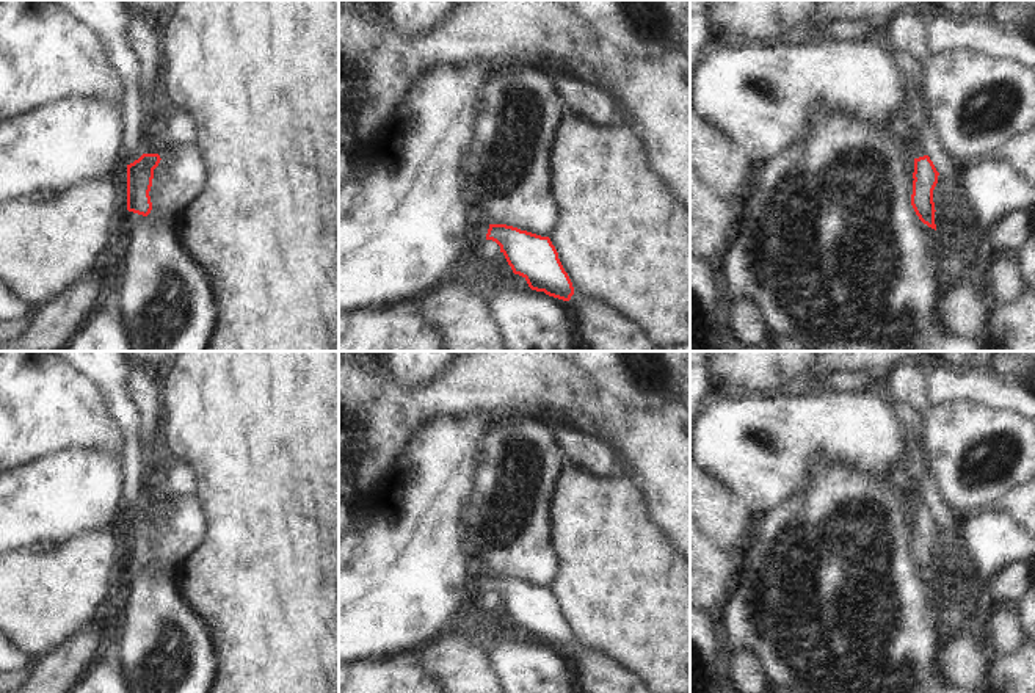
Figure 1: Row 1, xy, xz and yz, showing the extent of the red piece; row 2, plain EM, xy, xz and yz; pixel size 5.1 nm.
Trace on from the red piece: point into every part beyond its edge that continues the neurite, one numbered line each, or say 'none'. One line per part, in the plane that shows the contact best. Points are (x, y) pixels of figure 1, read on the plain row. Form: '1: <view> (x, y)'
1: xy (108, 370)

